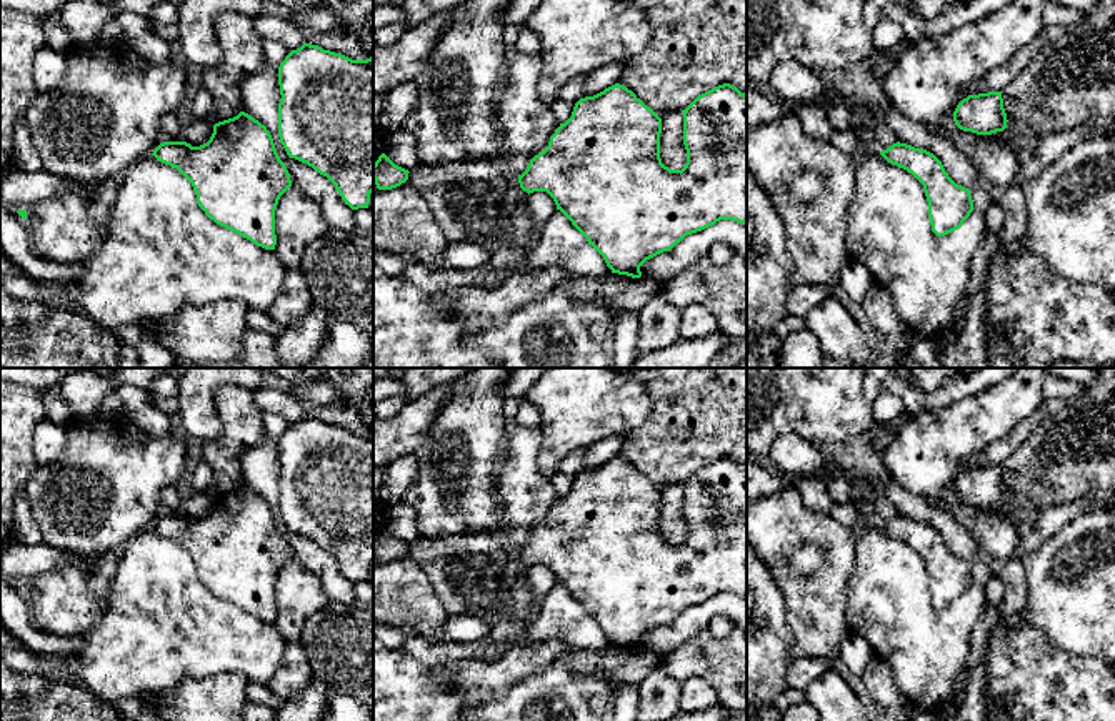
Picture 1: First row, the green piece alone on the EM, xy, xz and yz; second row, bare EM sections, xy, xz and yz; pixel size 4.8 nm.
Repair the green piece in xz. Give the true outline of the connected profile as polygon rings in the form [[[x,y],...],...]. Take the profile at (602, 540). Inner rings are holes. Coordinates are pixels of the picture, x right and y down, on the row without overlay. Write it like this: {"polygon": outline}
{"polygon": [[[615,456],[593,470],[580,471],[573,480],[572,490],[565,496],[560,496],[557,505],[550,510],[548,520],[535,528],[530,533],[527,543],[518,548],[520,561],[528,568],[533,564],[547,564],[553,571],[557,583],[560,583],[572,594],[572,598],[587,611],[588,618],[592,618],[603,629],[612,646],[640,651],[640,639],[647,633],[672,623],[687,608],[702,604],[720,593],[732,593],[747,598],[747,468],[742,466],[737,460],[723,456],[698,468],[685,483],[682,483],[682,486],[682,511],[687,523],[687,536],[682,543],[670,543],[662,536],[660,531],[662,491],[650,480],[647,480],[632,463],[620,456]]]}

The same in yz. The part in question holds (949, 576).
{"polygon": [[[897,515],[880,528],[923,558],[932,604],[937,609],[958,603],[973,584],[970,563],[957,558],[933,526]]]}

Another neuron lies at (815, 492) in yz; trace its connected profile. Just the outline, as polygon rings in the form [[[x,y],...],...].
[[[800,478],[795,485],[800,491],[805,505],[818,515],[830,515],[832,496],[830,496],[830,480],[823,478]]]

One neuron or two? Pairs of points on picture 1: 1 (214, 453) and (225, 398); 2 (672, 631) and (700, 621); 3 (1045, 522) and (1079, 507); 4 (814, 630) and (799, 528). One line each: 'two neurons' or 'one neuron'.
1: one neuron
2: one neuron
3: one neuron
4: one neuron

